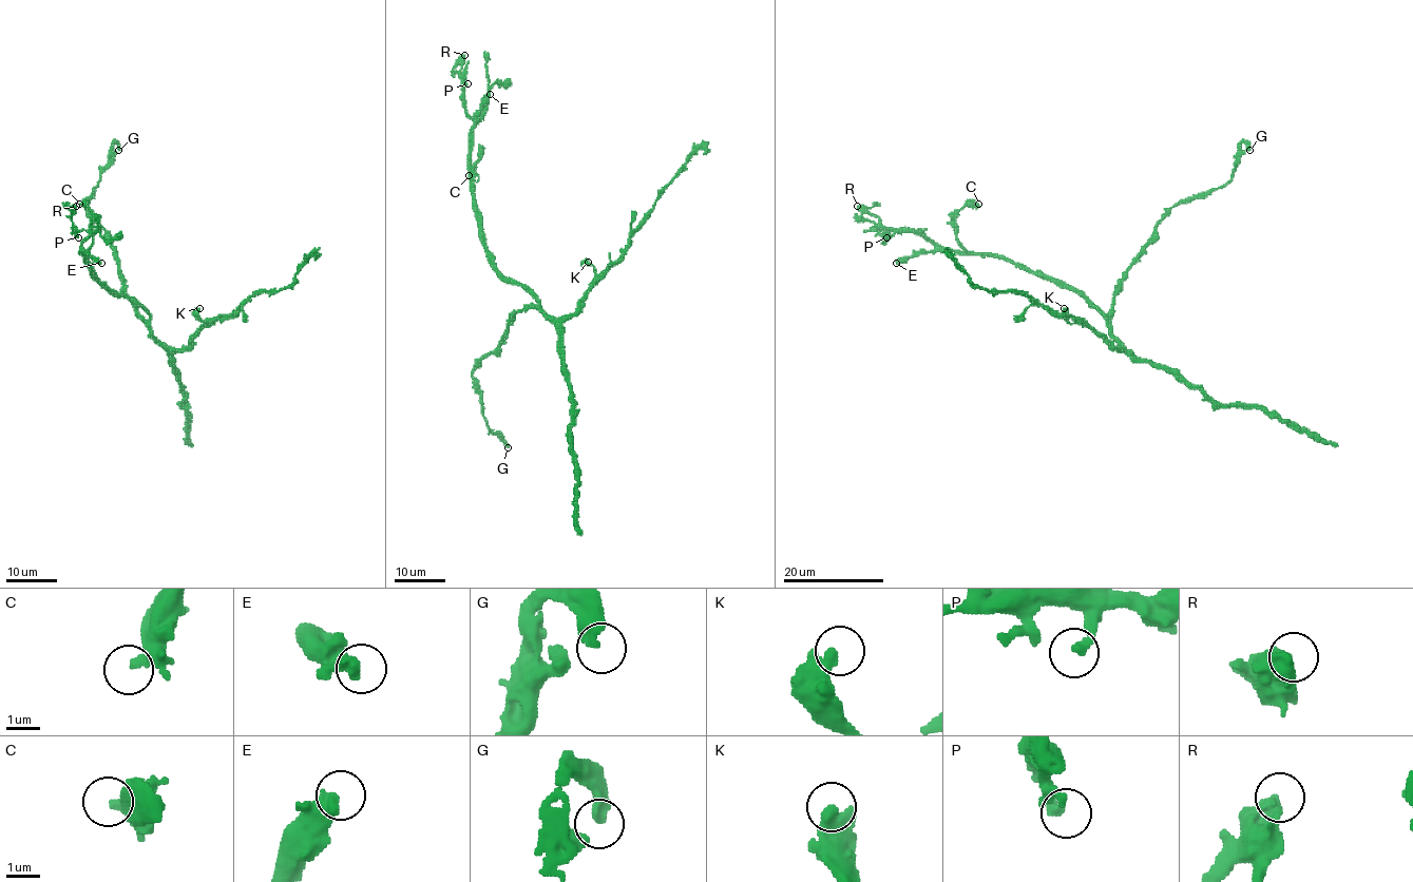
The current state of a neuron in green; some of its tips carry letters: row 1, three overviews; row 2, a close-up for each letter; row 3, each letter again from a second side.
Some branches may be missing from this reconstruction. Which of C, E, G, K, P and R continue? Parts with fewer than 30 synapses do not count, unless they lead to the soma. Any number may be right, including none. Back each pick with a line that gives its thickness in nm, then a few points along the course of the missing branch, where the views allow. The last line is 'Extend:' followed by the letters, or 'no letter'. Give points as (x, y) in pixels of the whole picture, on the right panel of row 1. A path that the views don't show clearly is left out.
E: 340 nm | (896, 263), (871, 260), (848, 264), (839, 257)
Extend: E

